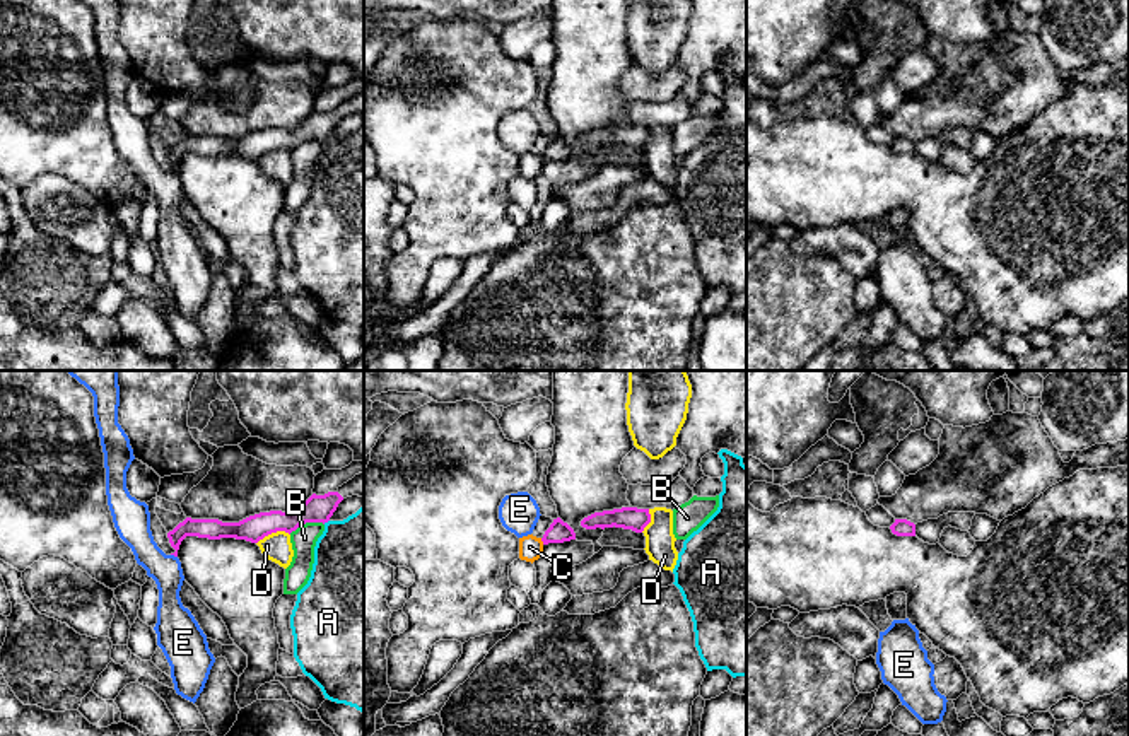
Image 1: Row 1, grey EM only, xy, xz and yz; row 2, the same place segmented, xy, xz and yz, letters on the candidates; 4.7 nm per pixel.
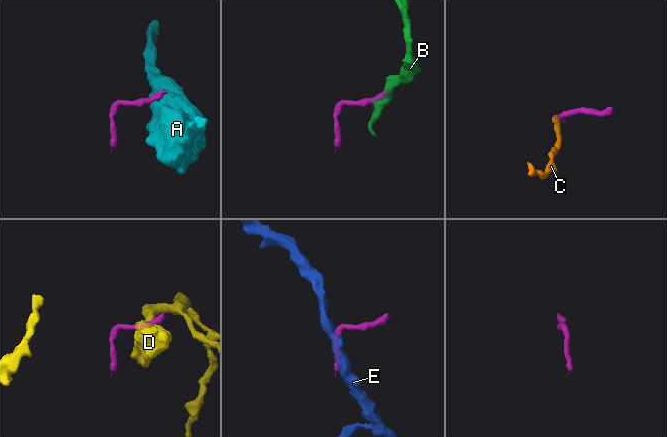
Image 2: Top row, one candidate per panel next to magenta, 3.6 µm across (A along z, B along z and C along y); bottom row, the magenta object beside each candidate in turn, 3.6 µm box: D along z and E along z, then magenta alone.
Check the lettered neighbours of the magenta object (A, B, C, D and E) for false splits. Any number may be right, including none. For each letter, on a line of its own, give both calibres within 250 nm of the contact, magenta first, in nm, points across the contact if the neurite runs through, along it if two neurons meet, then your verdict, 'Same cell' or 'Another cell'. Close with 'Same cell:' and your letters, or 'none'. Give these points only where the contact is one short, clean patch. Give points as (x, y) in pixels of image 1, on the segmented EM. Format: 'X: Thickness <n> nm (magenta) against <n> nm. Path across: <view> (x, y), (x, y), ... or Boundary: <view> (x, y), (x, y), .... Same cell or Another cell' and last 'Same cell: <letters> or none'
A: Thickness 130 nm (magenta) against 440 nm. Boundary: xy (328, 519), (323, 523). Another cell
B: Thickness 130 nm (magenta) against 120 nm. Boundary: xy (323, 523), (303, 523), (289, 533). Another cell
C: Thickness 110 nm (magenta) against 110 nm. Boundary: xz (540, 538), (544, 543). Another cell
D: Thickness 130 nm (magenta) against 140 nm. Boundary: xy (289, 533), (269, 533), (257, 543). Another cell
E: Thickness 100 nm (magenta) against 160 nm. Another cell
Same cell: none

